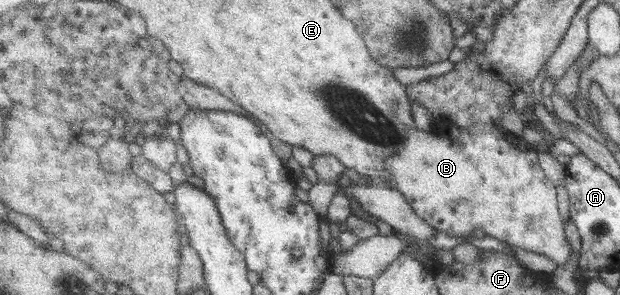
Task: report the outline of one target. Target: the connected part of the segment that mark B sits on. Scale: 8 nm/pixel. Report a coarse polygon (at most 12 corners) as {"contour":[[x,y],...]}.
{"contour":[[409,128],[390,185],[449,236],[566,263],[555,186],[505,128]]}

